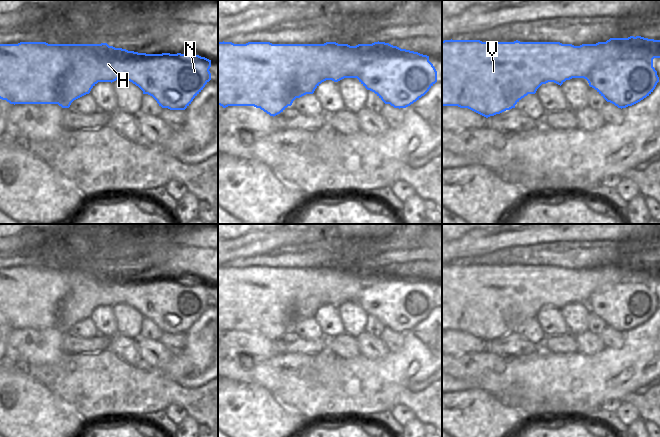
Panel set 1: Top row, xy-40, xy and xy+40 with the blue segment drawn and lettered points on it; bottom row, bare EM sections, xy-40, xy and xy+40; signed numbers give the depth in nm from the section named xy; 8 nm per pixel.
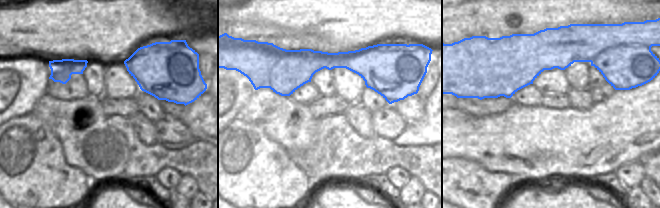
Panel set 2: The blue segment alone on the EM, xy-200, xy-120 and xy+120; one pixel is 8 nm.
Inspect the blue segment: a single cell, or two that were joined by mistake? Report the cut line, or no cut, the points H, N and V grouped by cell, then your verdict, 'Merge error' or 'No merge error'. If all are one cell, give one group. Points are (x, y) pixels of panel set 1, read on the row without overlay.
Split along xy (419, 277), (415, 281), (378, 281), (368, 286), (356, 301). Groups: H V / N. Merge error

